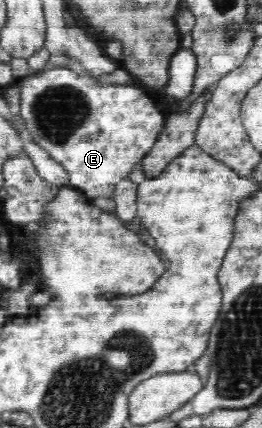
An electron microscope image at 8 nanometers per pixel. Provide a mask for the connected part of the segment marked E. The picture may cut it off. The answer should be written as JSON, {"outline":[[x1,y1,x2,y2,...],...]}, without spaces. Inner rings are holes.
{"outline":[[63,66,20,79,19,111,25,121,25,135,43,147,55,162,67,170,69,186,89,200,103,196,111,198,117,184,128,178,137,162,154,147,159,132,163,131,164,118,153,97,135,85,106,84,91,73,77,73]]}

